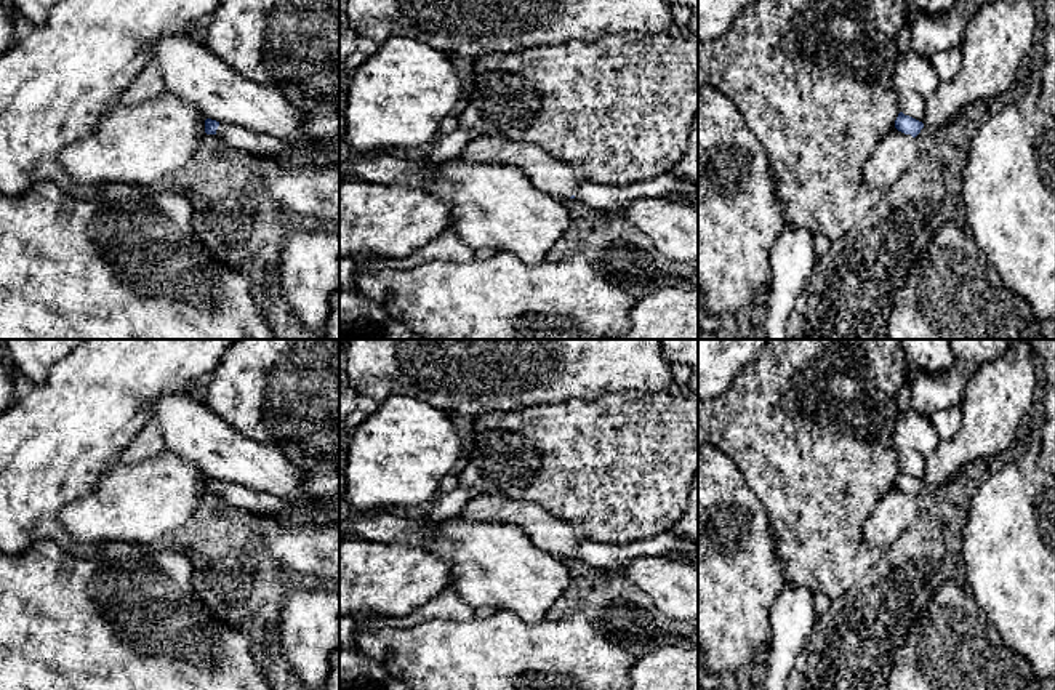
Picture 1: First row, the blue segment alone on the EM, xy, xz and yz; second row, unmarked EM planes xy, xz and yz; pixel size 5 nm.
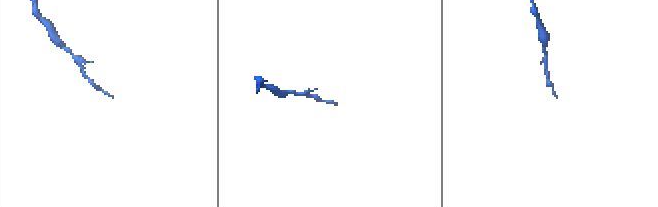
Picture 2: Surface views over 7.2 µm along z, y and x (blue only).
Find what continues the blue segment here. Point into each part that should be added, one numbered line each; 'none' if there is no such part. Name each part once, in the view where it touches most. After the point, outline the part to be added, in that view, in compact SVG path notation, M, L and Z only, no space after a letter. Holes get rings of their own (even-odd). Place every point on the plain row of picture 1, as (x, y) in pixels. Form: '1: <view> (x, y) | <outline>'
1: xy (240, 497) | M219 480L216 495L219 495L226 503L239 509L245 509L256 514L295 515L299 509L271 493L256 491L232 482Z

